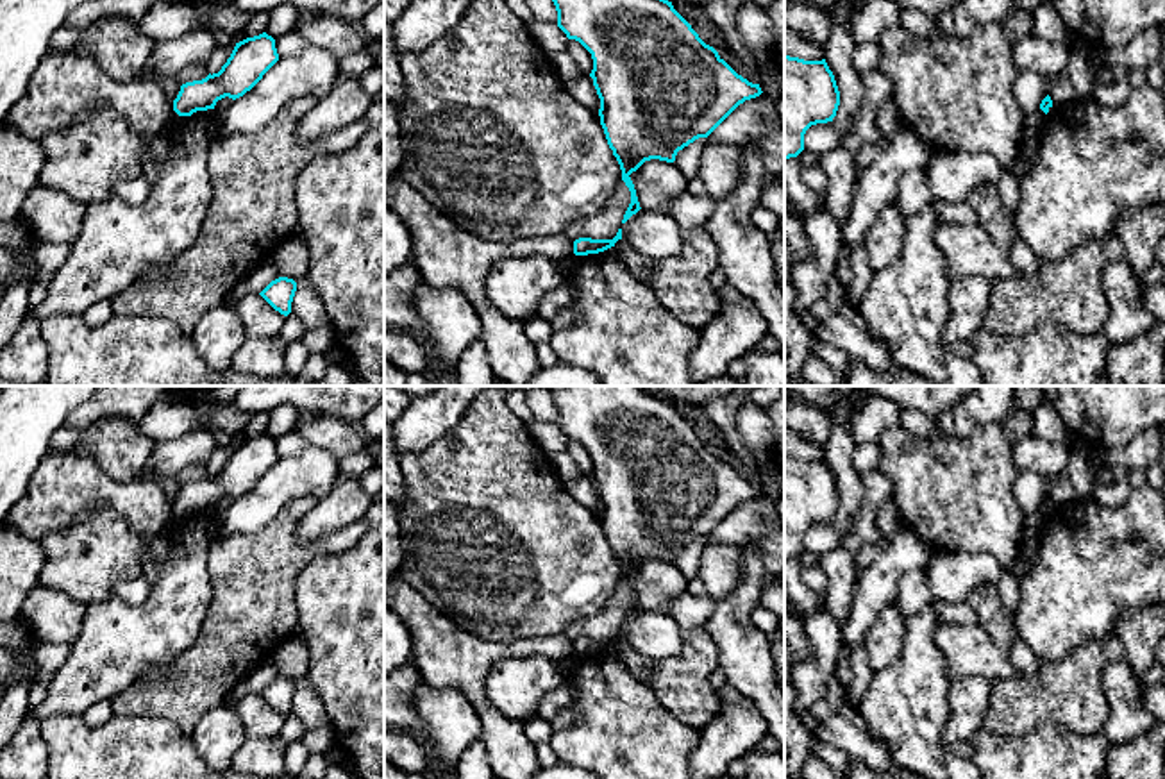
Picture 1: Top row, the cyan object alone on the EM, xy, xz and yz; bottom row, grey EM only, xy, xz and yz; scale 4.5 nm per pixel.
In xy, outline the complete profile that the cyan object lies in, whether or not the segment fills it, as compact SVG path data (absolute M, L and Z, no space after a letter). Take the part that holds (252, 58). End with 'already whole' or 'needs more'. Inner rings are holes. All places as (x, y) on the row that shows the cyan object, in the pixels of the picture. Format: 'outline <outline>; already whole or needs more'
outline M266 32L236 43L230 57L218 73L180 86L173 100L179 116L214 109L216 102L232 100L250 91L263 75L279 61L275 39Z; already whole

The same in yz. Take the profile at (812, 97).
outline M784 54L784 161L804 150L811 125L833 121L840 91L826 59L804 61Z; already whole

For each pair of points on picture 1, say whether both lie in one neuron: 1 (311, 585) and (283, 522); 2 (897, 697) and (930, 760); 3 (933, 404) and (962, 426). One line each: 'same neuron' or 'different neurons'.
1: different neurons
2: same neuron
3: different neurons

